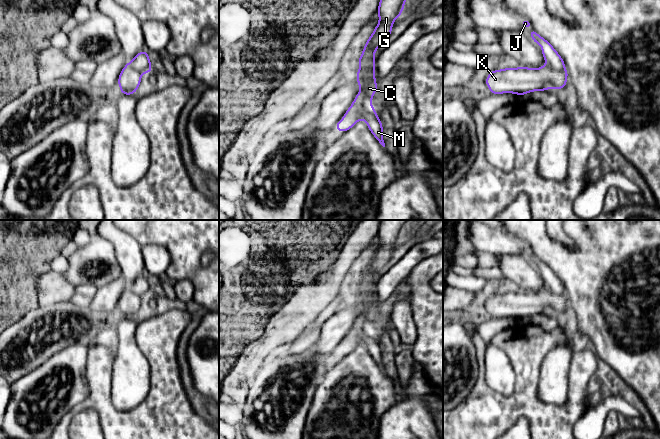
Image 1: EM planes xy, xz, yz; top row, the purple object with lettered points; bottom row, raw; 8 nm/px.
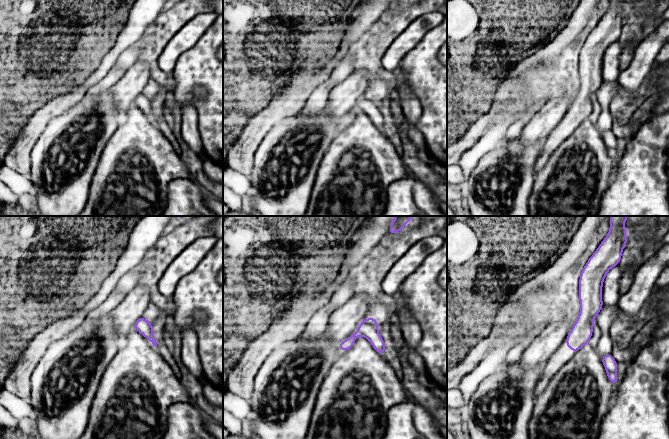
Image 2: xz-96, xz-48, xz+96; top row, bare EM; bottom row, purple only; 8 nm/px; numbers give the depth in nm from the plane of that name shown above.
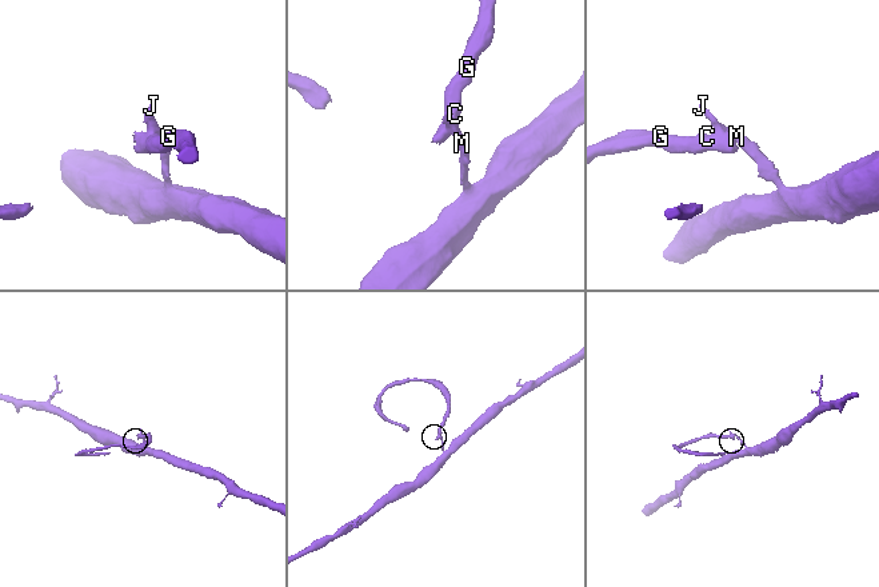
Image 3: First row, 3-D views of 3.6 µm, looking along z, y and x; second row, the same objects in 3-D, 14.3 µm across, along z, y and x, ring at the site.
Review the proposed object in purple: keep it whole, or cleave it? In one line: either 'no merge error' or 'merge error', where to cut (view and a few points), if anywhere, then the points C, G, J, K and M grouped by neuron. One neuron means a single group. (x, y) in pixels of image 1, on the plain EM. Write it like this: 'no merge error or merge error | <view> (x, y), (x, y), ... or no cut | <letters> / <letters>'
merge error | xz (369, 326), (361, 332), (361, 342) | C G K / J M

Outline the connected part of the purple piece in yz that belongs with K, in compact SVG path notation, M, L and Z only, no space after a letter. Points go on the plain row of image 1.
M546 288L538 293L518 291L493 294L485 306L492 318L524 319L532 315L562 313L567 307L566 293L555 294Z

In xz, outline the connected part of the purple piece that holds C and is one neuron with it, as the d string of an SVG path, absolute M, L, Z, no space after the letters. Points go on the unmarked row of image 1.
M381 220L378 239L379 247L372 259L365 267L364 274L359 281L360 293L357 295L356 304L360 310L360 316L356 319L352 329L343 339L335 352L345 356L362 343L361 332L370 327L376 316L377 307L374 293L376 292L374 278L379 270L389 262L393 246L401 239L404 228L409 220Z

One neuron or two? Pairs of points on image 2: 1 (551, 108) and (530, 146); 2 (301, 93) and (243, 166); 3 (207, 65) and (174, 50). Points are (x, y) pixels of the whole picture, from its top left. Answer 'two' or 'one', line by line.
1: one
2: one
3: two

